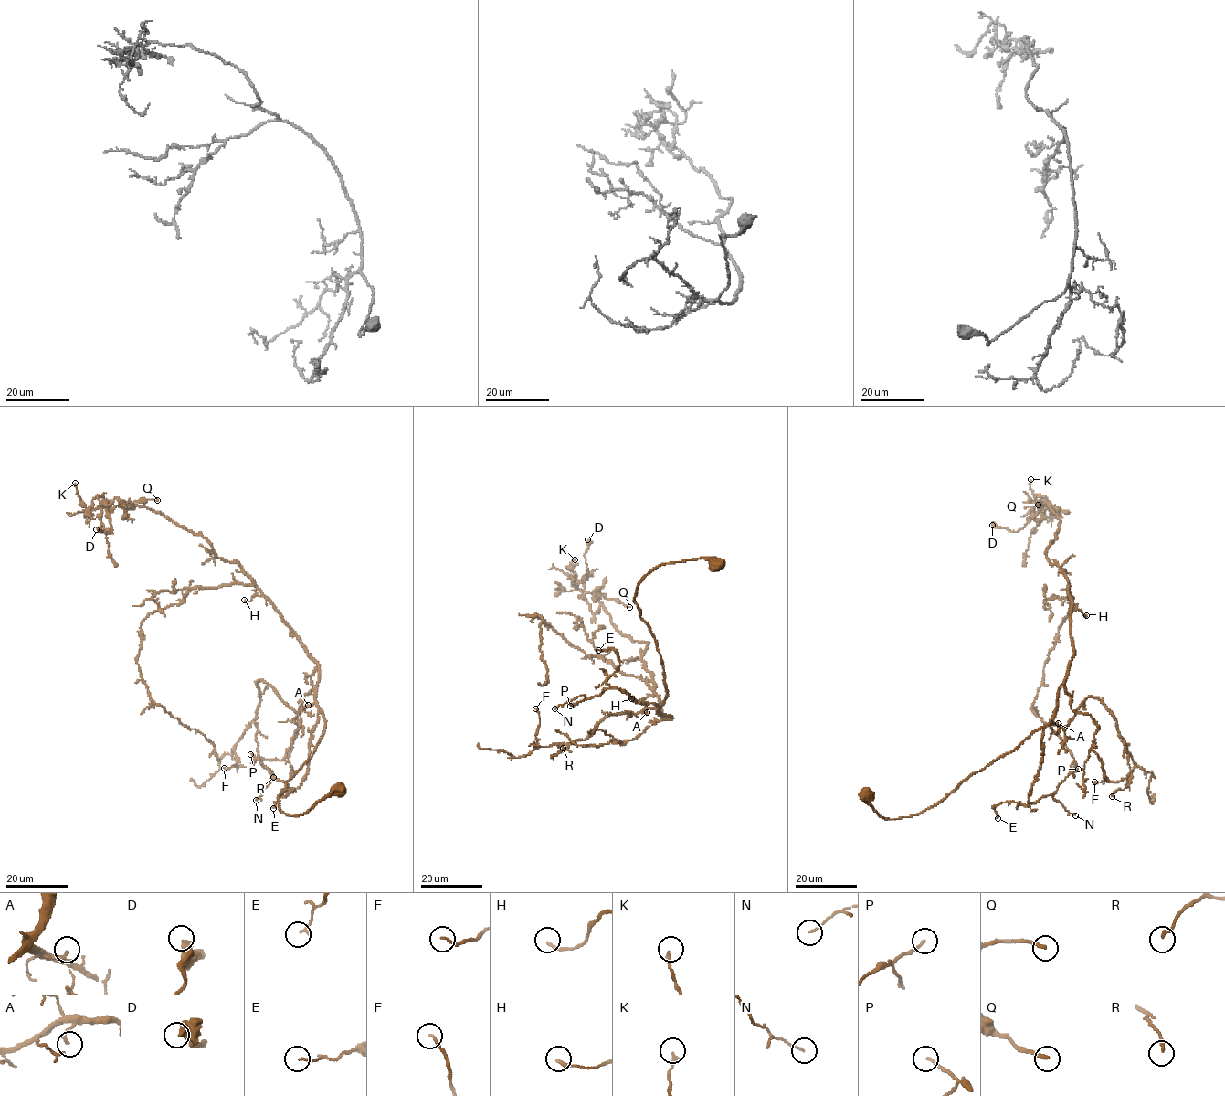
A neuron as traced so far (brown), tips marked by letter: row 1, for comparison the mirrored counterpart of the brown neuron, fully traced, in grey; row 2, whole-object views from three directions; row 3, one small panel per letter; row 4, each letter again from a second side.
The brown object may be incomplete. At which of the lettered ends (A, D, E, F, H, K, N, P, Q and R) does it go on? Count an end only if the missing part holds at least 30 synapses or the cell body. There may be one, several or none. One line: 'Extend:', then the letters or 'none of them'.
Extend: none of them

